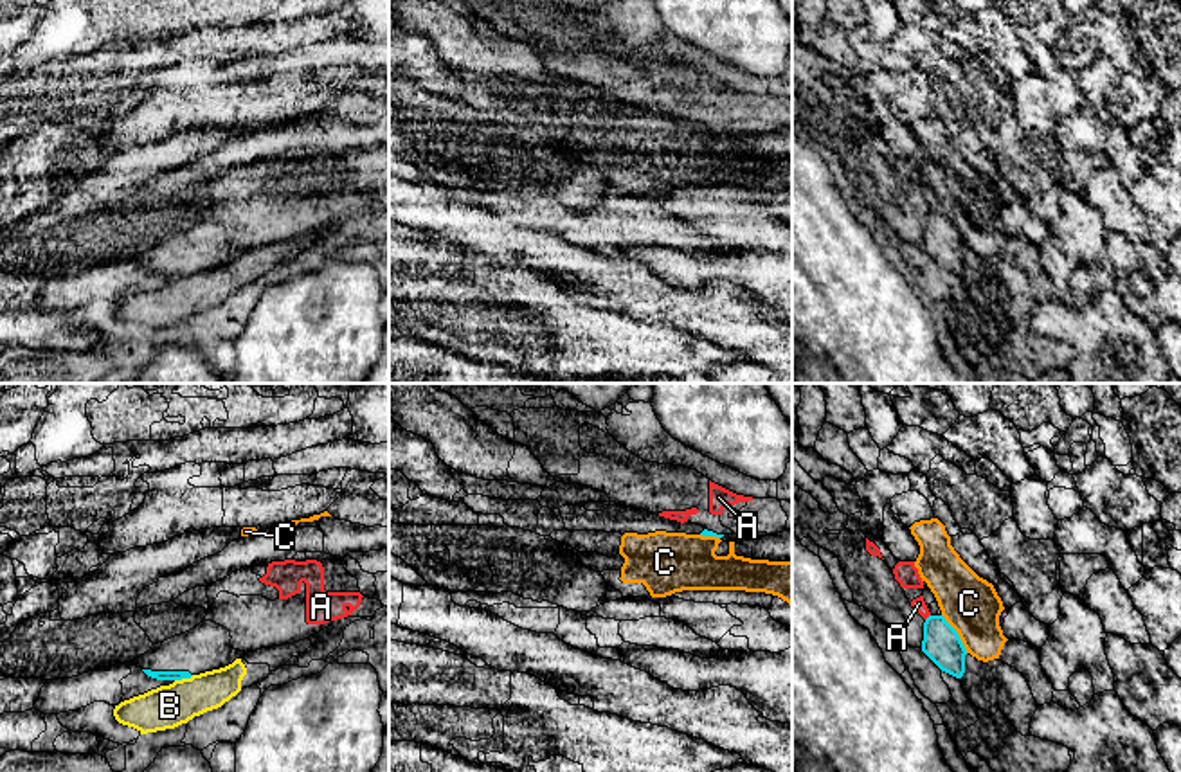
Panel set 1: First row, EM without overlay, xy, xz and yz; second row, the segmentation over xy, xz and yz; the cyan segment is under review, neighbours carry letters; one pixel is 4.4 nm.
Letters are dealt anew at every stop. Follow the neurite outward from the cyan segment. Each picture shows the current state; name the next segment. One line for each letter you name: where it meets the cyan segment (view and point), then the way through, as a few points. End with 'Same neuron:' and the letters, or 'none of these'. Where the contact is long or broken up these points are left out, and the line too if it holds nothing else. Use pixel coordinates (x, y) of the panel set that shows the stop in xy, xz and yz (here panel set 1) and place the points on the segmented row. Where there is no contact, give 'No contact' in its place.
Same neuron: none of these

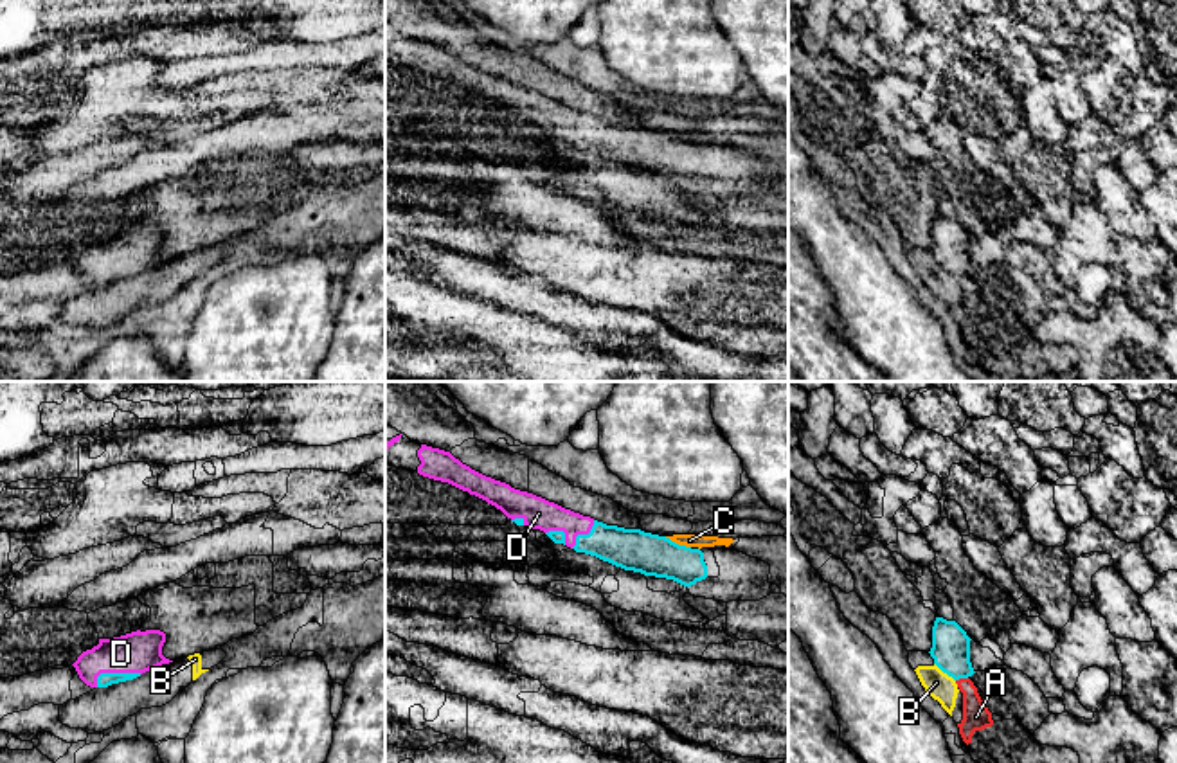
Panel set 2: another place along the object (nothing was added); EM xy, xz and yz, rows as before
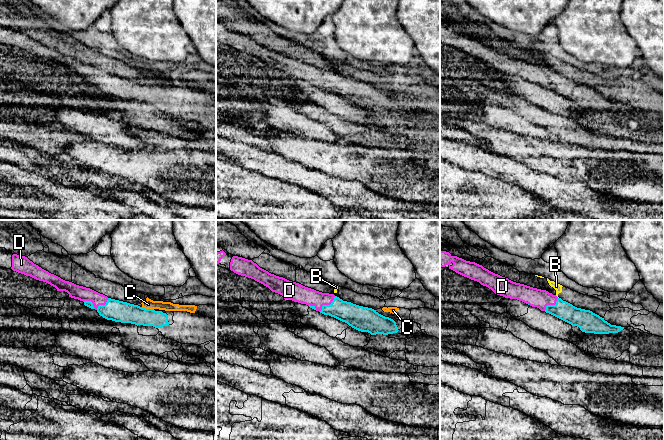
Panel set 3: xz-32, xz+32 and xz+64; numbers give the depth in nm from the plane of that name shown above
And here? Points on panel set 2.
D: Touches cyan at xy (114, 673)
Same neuron: D

